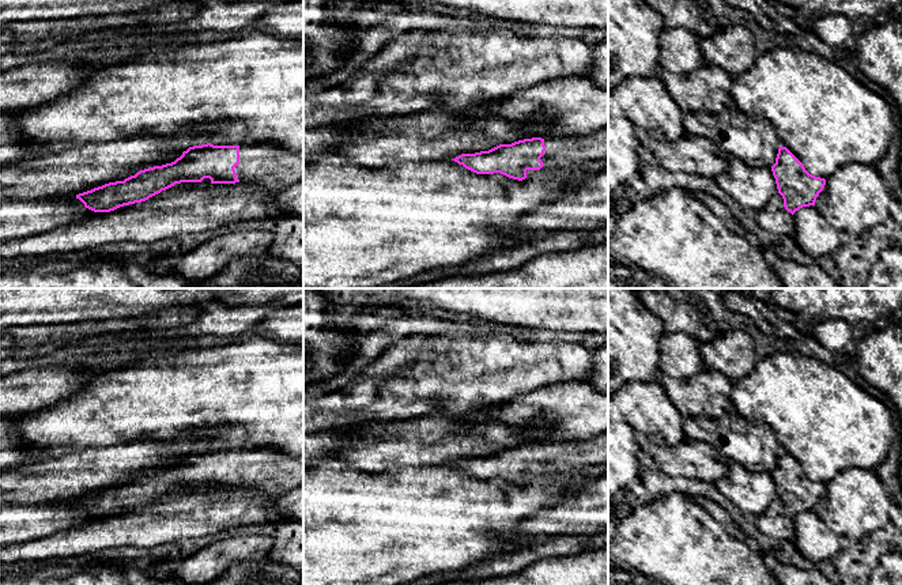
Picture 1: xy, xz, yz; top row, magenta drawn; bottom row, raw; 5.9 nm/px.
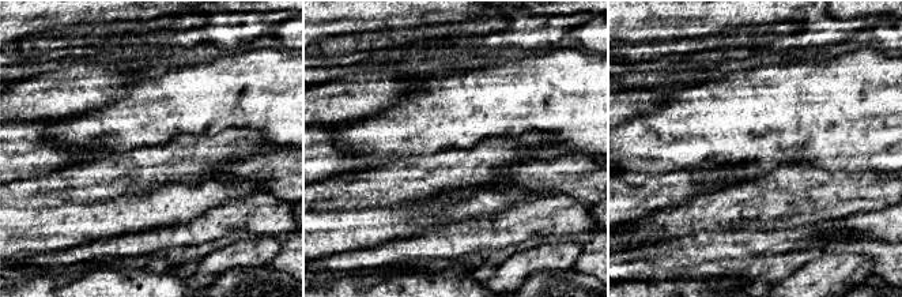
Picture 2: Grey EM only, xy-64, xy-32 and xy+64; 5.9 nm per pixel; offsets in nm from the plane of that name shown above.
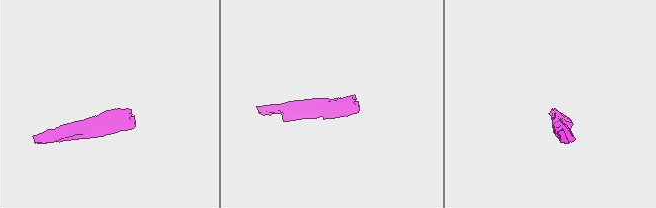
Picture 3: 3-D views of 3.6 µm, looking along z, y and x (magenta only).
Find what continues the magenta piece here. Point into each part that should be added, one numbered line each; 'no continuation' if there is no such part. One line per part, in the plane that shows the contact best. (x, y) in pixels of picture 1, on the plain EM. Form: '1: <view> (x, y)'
1: xy (274, 472)

